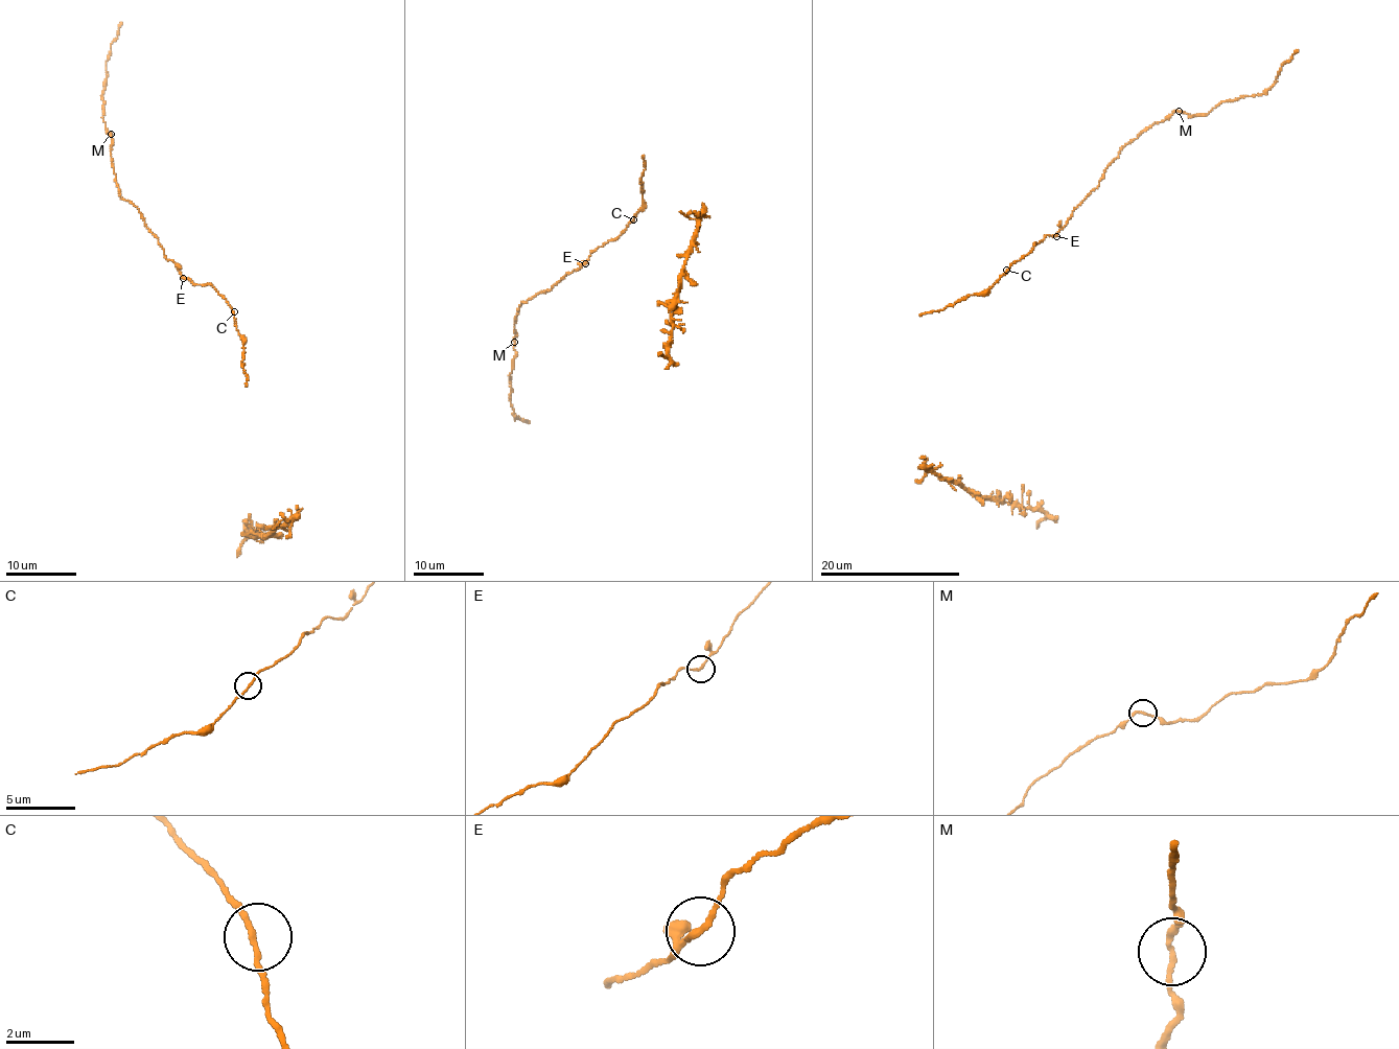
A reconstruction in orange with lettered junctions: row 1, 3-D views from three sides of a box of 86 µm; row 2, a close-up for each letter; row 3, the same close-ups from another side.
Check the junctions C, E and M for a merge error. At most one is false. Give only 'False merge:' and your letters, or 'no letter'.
False merge: no letter

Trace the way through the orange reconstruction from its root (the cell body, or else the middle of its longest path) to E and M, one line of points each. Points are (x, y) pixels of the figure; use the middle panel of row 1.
E: (632, 220), (625, 232), (590, 254), (585, 263)
M: (632, 220), (625, 232), (590, 254), (581, 266), (519, 306), (514, 325), (515, 342)

